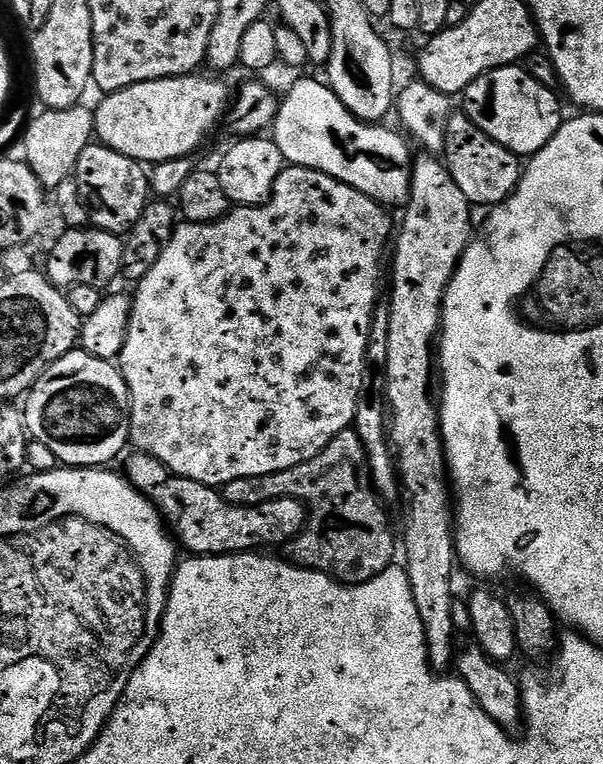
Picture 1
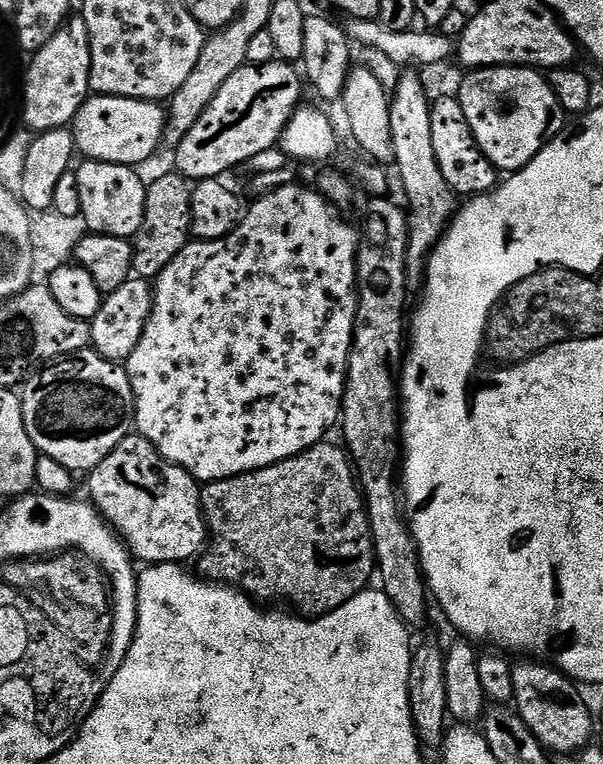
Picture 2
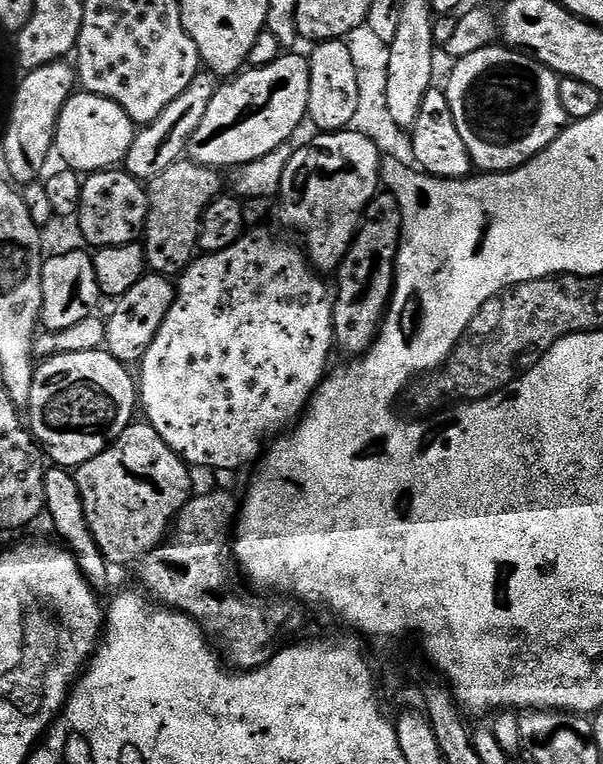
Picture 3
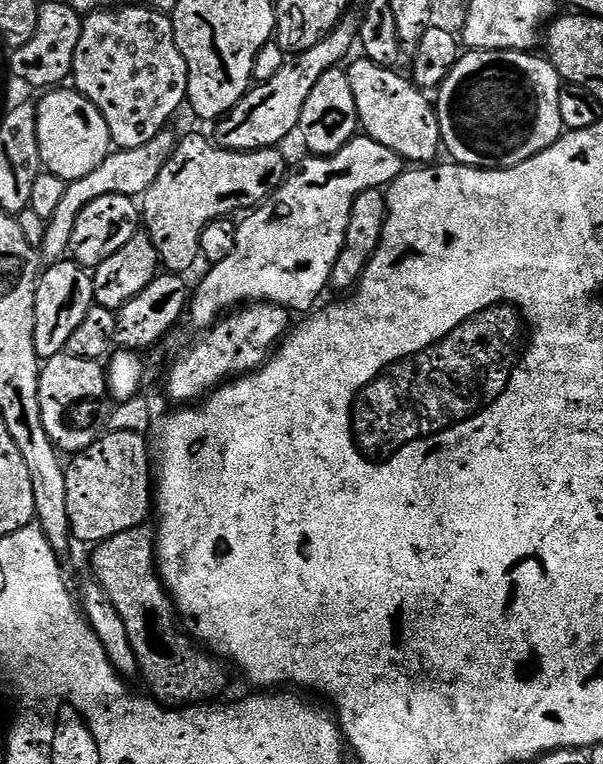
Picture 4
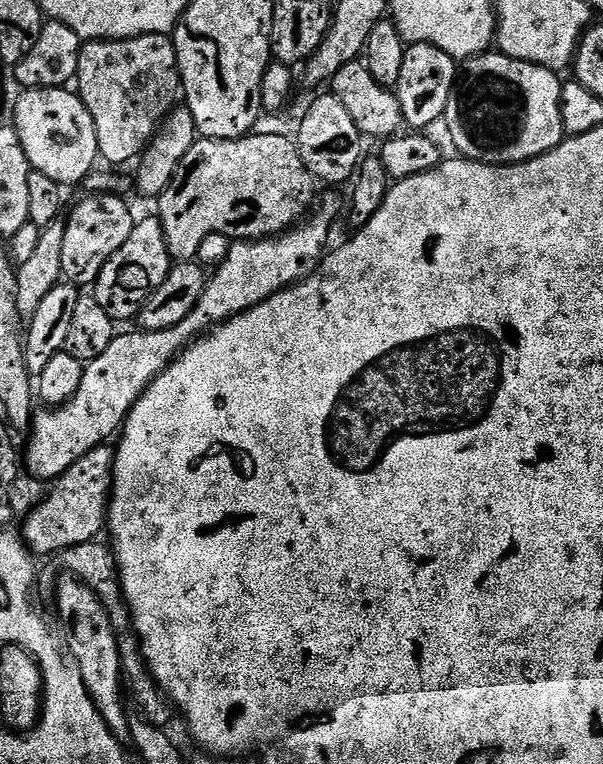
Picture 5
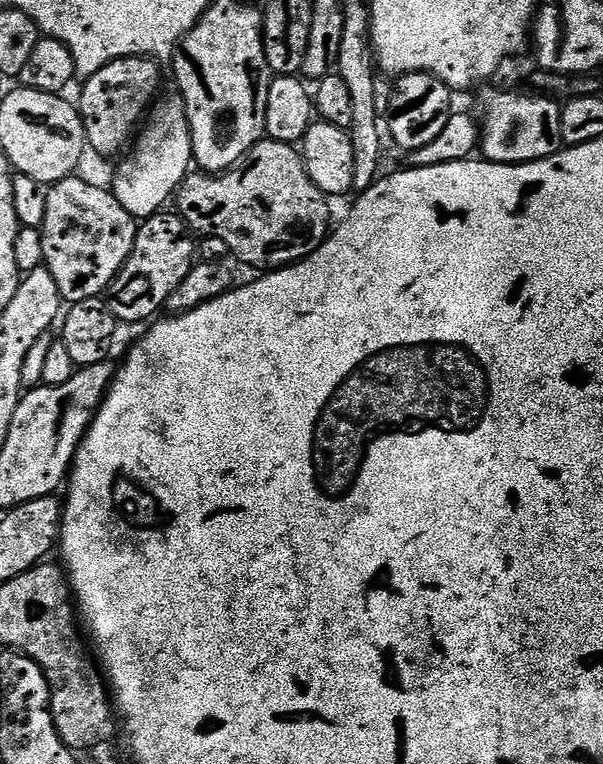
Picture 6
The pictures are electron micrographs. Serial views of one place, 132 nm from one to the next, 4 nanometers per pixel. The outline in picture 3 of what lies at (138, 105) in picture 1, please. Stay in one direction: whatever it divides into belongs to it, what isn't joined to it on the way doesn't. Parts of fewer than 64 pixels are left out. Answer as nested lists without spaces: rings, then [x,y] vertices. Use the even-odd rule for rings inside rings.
[[[80,90],[69,96],[66,106],[62,106],[54,152],[68,163],[65,165],[73,172],[91,174],[112,170],[123,165],[137,131],[137,125],[133,124],[126,110],[118,106],[118,102]]]

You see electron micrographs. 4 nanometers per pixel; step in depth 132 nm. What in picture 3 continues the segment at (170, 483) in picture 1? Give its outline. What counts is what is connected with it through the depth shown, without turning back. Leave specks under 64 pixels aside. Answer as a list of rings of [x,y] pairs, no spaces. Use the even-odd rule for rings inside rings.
[[[146,422],[129,424],[119,438],[111,441],[106,450],[102,450],[102,454],[90,458],[90,462],[75,469],[74,477],[81,492],[90,534],[109,565],[135,565],[164,543],[176,515],[184,509],[184,504],[193,495],[191,474],[193,475],[189,465],[180,459],[179,454],[172,452],[170,446],[162,442],[158,430],[154,430]]]

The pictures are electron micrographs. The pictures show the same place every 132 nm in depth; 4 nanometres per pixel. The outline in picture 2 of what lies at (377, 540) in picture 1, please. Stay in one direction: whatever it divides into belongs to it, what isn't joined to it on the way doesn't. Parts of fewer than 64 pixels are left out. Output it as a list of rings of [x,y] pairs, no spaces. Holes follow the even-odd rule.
[[[321,442],[315,444],[310,450],[298,454],[289,460],[278,462],[274,466],[266,466],[257,472],[247,472],[231,476],[225,480],[213,480],[205,483],[200,490],[200,505],[204,511],[204,521],[208,524],[210,533],[210,543],[206,551],[199,557],[198,569],[201,577],[207,578],[213,582],[230,584],[233,588],[240,589],[241,592],[248,593],[256,602],[268,602],[264,600],[289,600],[290,603],[296,604],[295,611],[305,618],[315,618],[325,616],[327,612],[338,610],[350,598],[354,598],[358,593],[365,591],[368,584],[377,575],[376,566],[376,547],[374,538],[370,530],[368,521],[368,509],[364,502],[364,494],[358,483],[358,477],[354,471],[354,461],[347,451],[339,443],[328,444]]]

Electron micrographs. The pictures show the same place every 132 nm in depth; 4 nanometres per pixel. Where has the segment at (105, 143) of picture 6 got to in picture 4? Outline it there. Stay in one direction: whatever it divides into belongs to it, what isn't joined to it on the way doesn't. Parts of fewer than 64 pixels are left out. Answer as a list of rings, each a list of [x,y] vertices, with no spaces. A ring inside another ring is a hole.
[[[140,4],[87,13],[82,38],[78,38],[78,46],[74,49],[71,83],[75,91],[98,106],[102,118],[106,118],[110,138],[117,149],[138,150],[138,146],[146,146],[150,138],[158,138],[158,134],[171,125],[168,123],[172,115],[180,107],[185,107],[188,98],[188,63],[186,58],[182,58],[182,50],[178,50],[171,15]]]

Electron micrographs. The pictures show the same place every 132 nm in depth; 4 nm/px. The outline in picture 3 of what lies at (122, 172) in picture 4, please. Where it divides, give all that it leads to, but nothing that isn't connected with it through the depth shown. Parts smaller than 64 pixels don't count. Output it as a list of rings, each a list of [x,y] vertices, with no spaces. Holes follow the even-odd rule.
[[[211,74],[196,76],[194,82],[190,82],[190,86],[186,86],[186,90],[182,90],[182,94],[178,94],[178,98],[174,98],[174,102],[170,102],[170,106],[166,106],[166,110],[158,114],[158,118],[154,118],[154,122],[143,125],[137,131],[128,157],[123,162],[123,167],[133,178],[141,182],[151,182],[158,178],[158,174],[162,174],[162,170],[175,164],[187,153],[190,138],[202,123],[202,117],[210,107],[210,98],[214,98],[217,87],[217,77]]]

